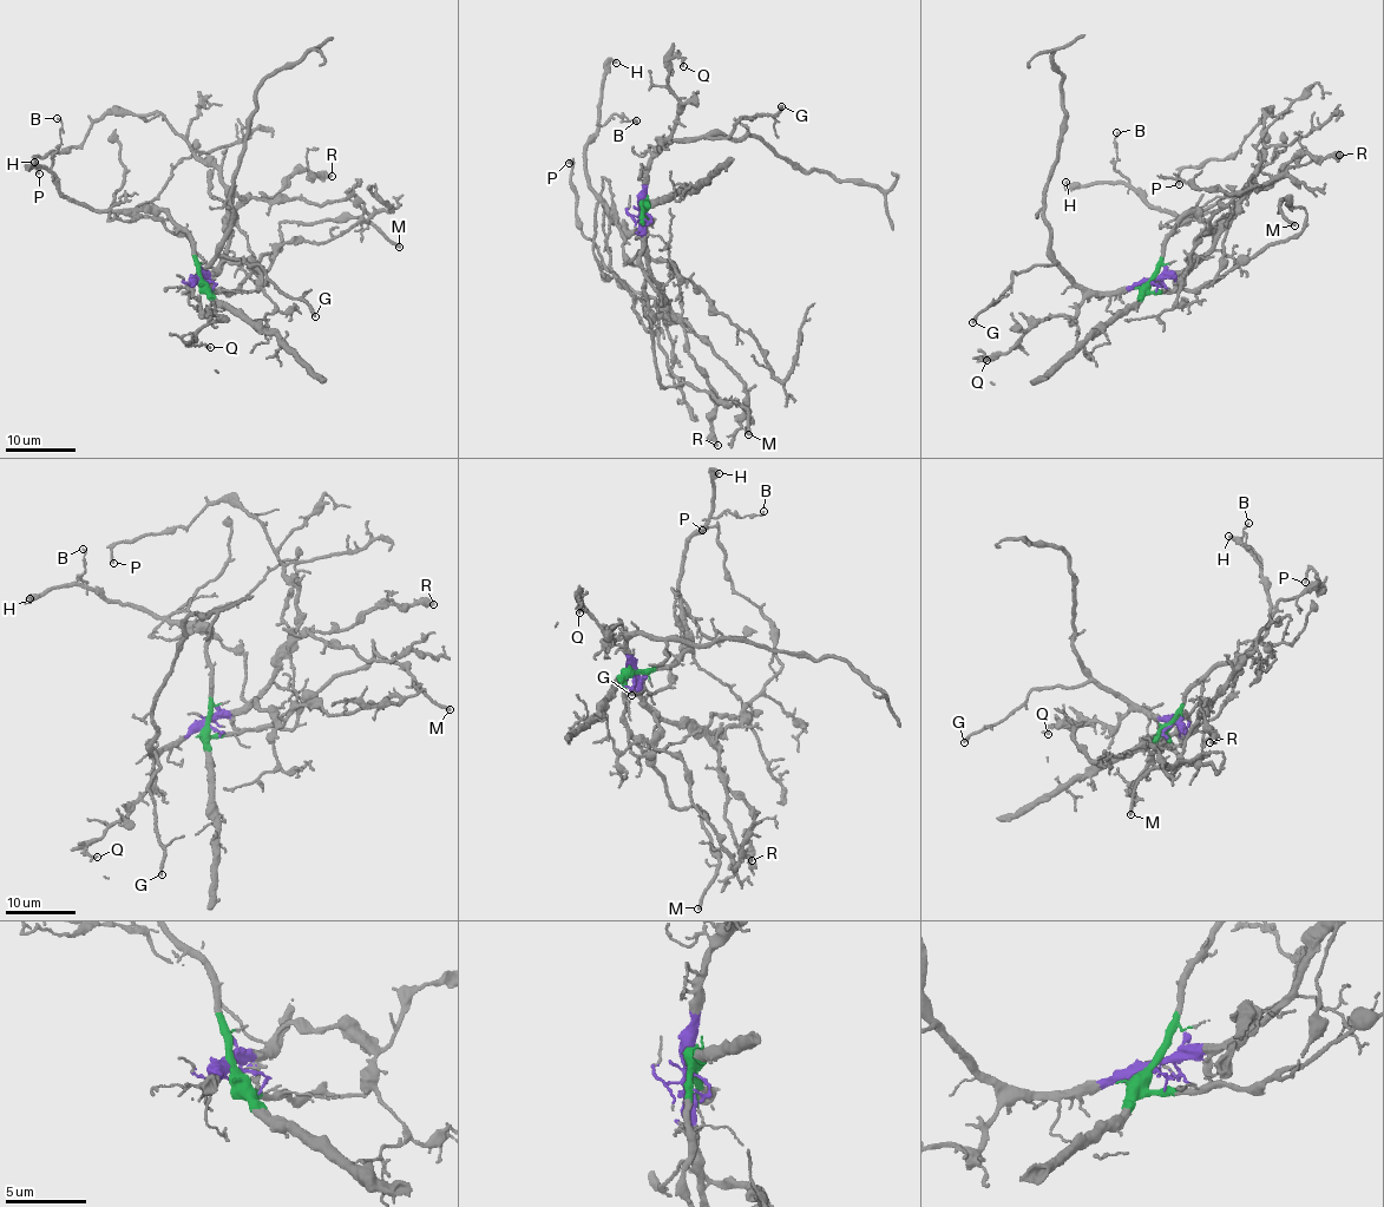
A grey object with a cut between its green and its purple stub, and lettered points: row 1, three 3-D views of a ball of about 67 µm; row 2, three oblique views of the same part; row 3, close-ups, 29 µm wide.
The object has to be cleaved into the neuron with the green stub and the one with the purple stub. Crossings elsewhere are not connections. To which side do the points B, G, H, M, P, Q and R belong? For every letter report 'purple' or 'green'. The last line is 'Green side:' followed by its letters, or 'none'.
B: green
G: purple
H: green
M: green
P: purple
Q: purple
R: purple
Green side: B, H, M

